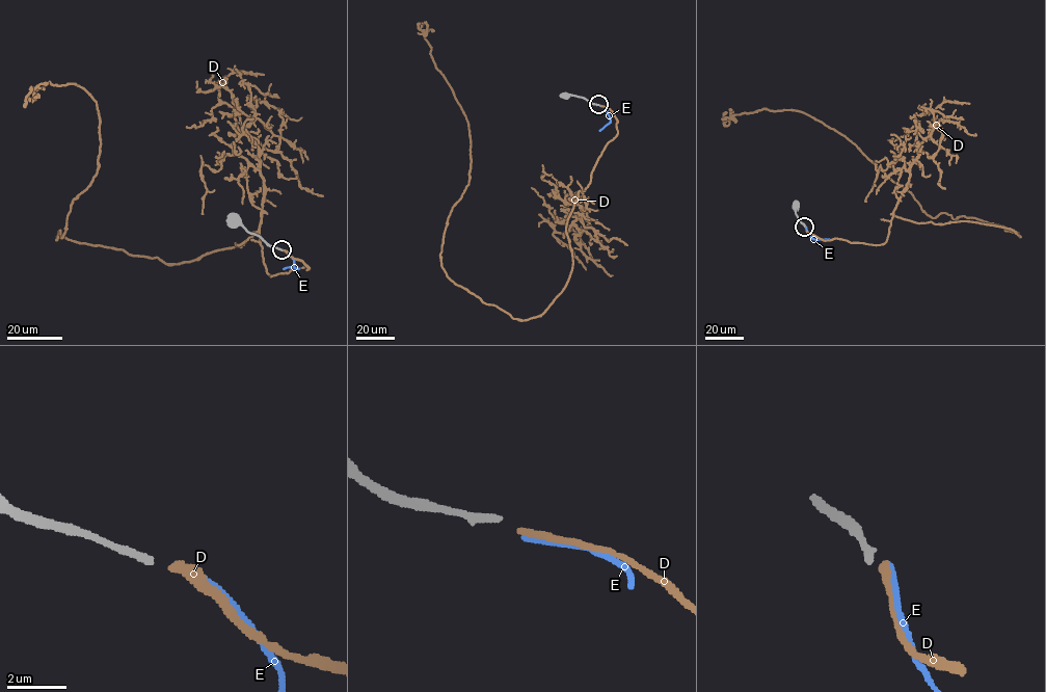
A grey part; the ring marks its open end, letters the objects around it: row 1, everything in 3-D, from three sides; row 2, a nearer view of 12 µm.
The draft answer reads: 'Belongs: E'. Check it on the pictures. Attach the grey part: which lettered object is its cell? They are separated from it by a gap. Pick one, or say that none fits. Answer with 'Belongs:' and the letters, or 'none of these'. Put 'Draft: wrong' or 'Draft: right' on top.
Draft: right
Belongs: E

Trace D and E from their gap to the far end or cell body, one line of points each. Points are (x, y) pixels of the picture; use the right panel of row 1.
D: (805, 227), (883, 244), (893, 214), (1020, 236), (931, 217), (804, 112), (763, 109), (725, 125), (726, 111)
E: (806, 227), (812, 238), (830, 240)

